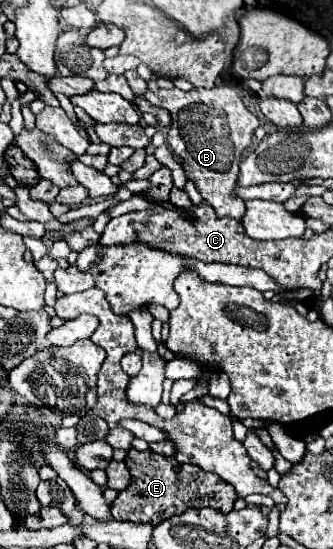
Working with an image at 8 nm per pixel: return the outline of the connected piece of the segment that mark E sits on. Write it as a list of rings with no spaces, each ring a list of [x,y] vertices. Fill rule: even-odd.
[[[130,448],[126,454],[126,466],[132,474],[132,482],[126,490],[118,494],[118,498],[112,502],[112,516],[114,520],[134,520],[134,522],[148,522],[158,526],[162,520],[186,512],[192,508],[204,508],[210,506],[218,512],[232,512],[234,502],[238,500],[236,490],[220,480],[216,474],[208,474],[202,468],[196,468],[192,464],[180,464],[176,458],[168,458],[162,454],[156,454],[152,450],[140,452]]]

